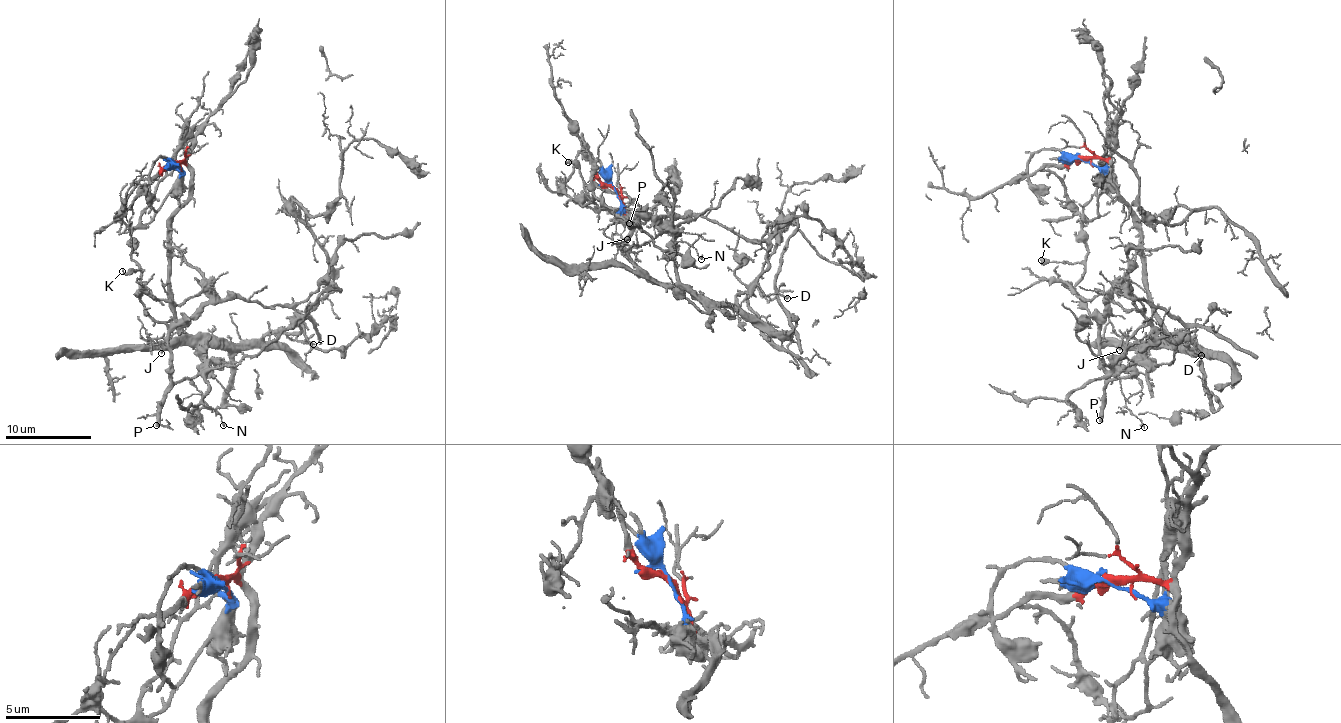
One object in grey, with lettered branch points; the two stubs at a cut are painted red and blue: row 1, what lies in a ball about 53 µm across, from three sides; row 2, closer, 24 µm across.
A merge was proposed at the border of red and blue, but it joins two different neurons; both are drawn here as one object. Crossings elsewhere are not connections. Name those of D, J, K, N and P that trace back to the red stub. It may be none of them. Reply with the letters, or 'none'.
D, J

